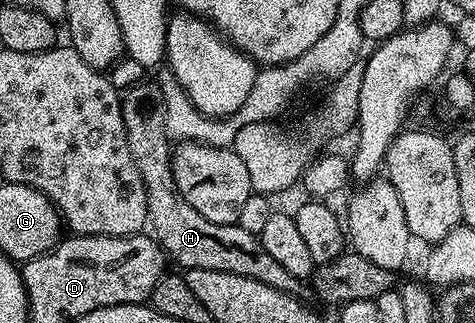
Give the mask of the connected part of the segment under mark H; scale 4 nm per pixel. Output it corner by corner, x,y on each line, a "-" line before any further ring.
149,82
137,83
121,95
121,112
127,133
127,149
131,149
131,157
135,157
135,165
139,165
139,173
143,177
143,183
147,189
148,226
151,231
153,227
152,234
160,243
162,251
172,262
174,259
181,266
178,268
181,269
194,267
195,269
211,269
219,273
235,273
243,277
251,277
255,281
263,281
263,285
271,285
271,289
286,291
288,295
304,296
305,287
307,291
306,280
295,277
295,273
287,273
287,269
283,269
283,265
279,265
279,261
275,261
275,257
271,257
271,253
267,253
267,249
263,249
260,235
247,233
247,229
238,227
236,223
215,225
211,221
207,221
207,217
203,217
203,213
199,213
196,209
191,209
191,205
187,205
187,201
181,196
175,185
173,176
174,148
171,146
171,140
167,133
167,101
163,101
160,82

